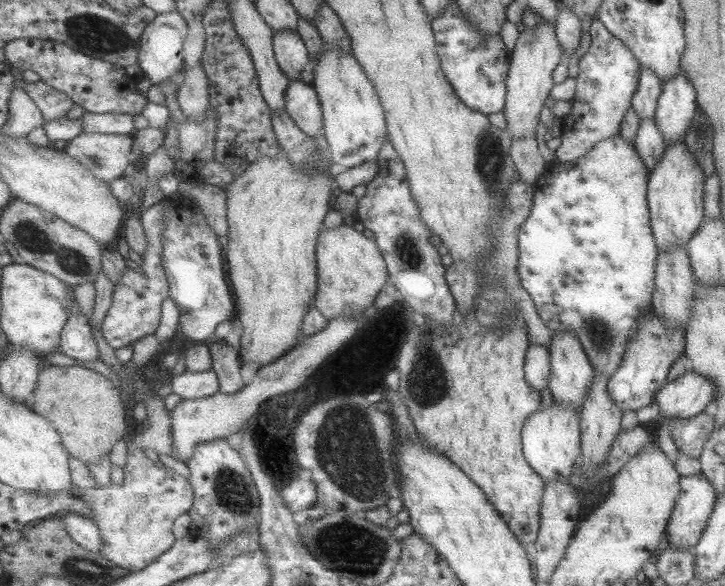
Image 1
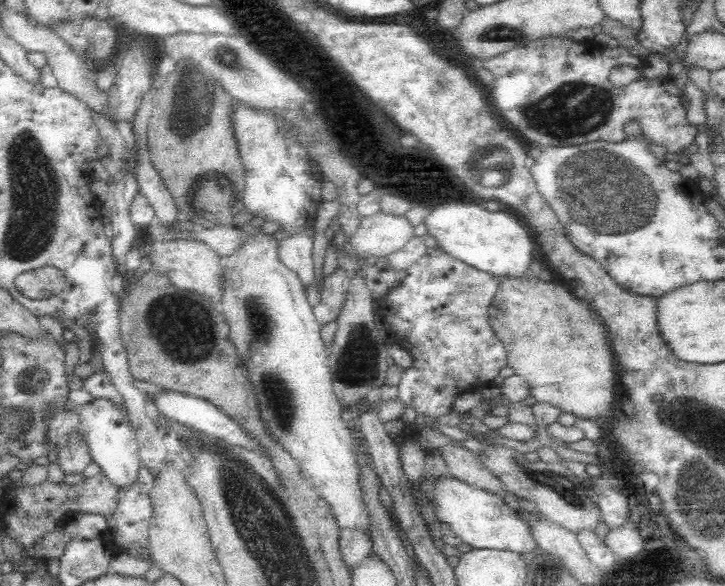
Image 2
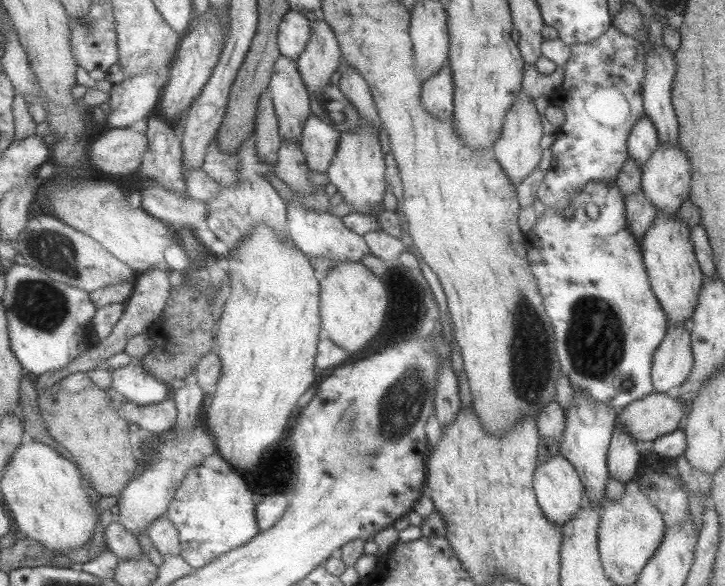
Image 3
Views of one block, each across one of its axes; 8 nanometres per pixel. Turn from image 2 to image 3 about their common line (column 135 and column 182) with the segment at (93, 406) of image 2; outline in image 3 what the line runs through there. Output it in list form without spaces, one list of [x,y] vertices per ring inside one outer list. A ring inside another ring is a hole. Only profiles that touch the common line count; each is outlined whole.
[[[203,422],[197,426],[191,437],[185,435],[185,438],[174,437],[157,441],[159,451],[157,451],[155,461],[150,466],[143,465],[138,477],[128,487],[125,487],[123,496],[119,497],[119,521],[121,524],[124,524],[125,528],[135,535],[148,534],[149,525],[168,514],[177,490],[181,488],[181,484],[184,484],[185,478],[188,478],[189,470],[202,466],[203,460],[207,456],[218,452],[216,442],[213,431],[211,428],[207,428]]]

